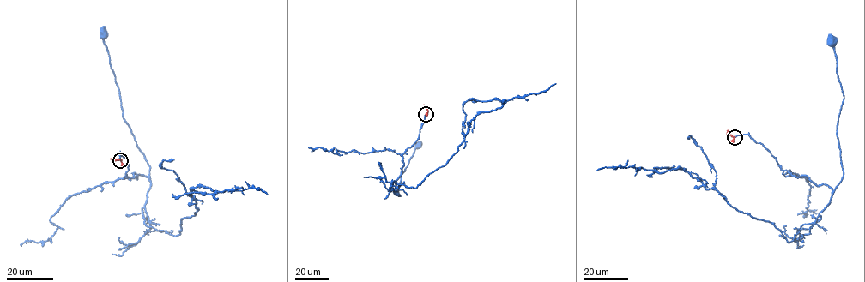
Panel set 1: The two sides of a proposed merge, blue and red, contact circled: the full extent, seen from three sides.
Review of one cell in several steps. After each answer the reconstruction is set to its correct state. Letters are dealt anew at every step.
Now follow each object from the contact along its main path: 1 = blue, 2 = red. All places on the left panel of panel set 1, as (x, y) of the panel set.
1: (120, 159), (121, 152), (129, 161), (125, 177), (148, 175), (148, 164), (124, 118), (103, 32)
2: (120, 160), (110, 158)

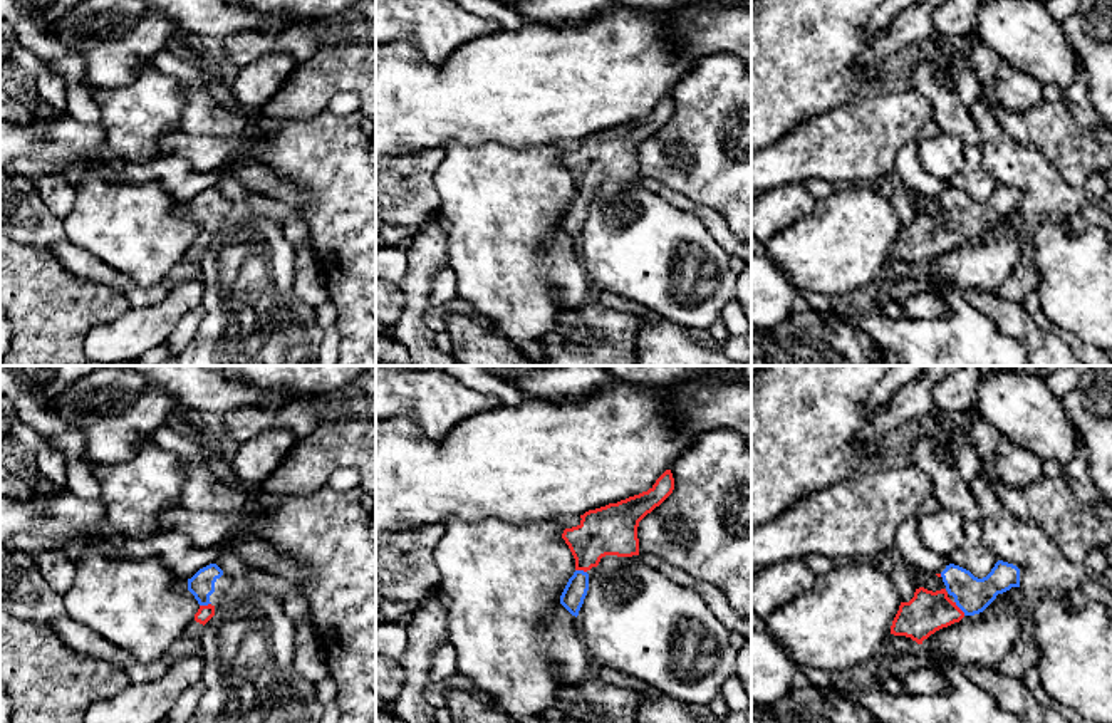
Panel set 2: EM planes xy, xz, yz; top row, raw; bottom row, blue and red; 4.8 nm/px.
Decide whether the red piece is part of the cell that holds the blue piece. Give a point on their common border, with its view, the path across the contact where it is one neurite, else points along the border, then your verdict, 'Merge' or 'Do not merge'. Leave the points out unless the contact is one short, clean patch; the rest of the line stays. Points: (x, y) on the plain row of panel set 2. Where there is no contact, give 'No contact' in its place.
Touches blue at yz (958, 230). Path across: yz (971, 218), (958, 230), (926, 237). Merge

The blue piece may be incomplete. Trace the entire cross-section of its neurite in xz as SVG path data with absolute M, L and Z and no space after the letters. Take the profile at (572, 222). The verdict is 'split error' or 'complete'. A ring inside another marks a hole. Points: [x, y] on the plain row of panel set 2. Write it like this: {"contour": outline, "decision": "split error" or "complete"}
{"contour": "M666 94L647 116L589 134L580 139L582 144L577 151L564 154L562 163L575 183L575 196L560 220L560 228L572 240L579 240L587 220L587 196L597 191L605 179L639 179L639 146L659 131L673 114L674 102L671 94Z", "decision": "split error"}

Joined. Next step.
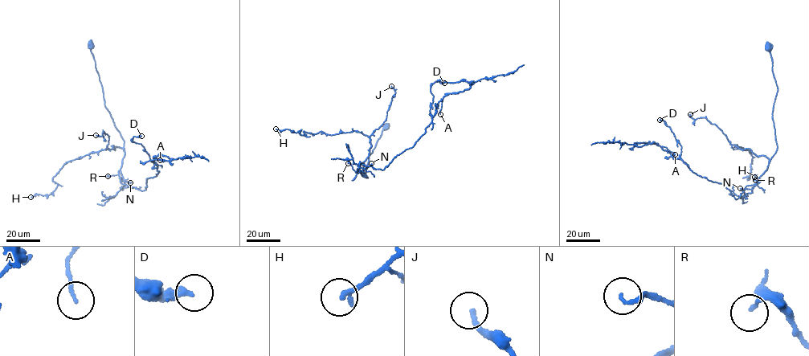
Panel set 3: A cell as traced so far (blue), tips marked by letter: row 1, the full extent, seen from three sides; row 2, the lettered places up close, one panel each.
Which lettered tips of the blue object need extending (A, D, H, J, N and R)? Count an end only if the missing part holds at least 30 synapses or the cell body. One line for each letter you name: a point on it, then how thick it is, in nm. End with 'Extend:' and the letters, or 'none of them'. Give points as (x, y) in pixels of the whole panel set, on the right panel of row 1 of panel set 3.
Extend: none of them

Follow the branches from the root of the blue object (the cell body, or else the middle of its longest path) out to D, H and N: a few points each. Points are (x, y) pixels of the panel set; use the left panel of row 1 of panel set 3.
D: (90, 44), (104, 106), (124, 141), (120, 182), (143, 190), (159, 172), (132, 141), (141, 136)
H: (90, 44), (104, 106), (123, 147), (114, 150), (113, 145), (67, 161), (52, 178), (55, 190), (30, 197)
N: (90, 44), (104, 106), (124, 141), (121, 173), (124, 182), (130, 182)

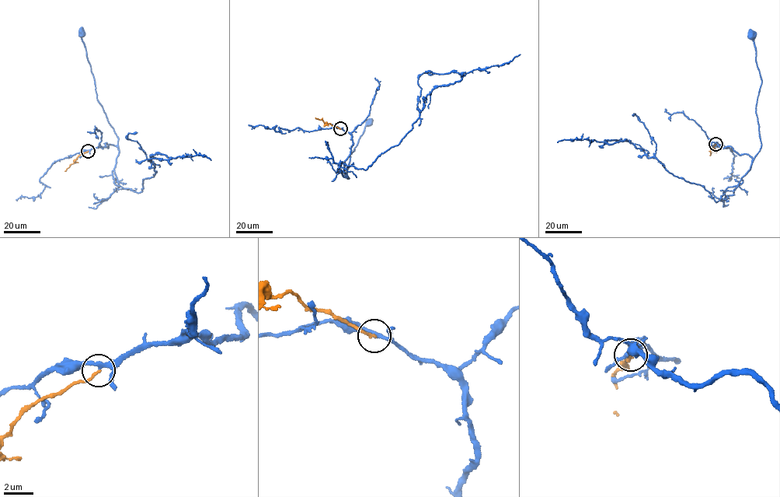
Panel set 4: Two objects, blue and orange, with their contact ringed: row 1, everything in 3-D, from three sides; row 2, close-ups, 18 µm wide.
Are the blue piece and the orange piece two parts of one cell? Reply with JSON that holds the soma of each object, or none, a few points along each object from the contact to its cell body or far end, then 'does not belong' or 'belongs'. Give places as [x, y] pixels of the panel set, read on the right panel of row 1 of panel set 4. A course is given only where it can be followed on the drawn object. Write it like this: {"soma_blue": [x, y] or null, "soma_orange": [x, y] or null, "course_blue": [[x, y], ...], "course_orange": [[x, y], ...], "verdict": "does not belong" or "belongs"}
{"soma_blue": [752, 35], "soma_orange": null, "course_blue": [[715, 144], [731, 147], [740, 155], [749, 154], [753, 159], [760, 148], [755, 109], [761, 81], [752, 34]], "course_orange": [[715, 144], [709, 155]], "verdict": "does not belong"}

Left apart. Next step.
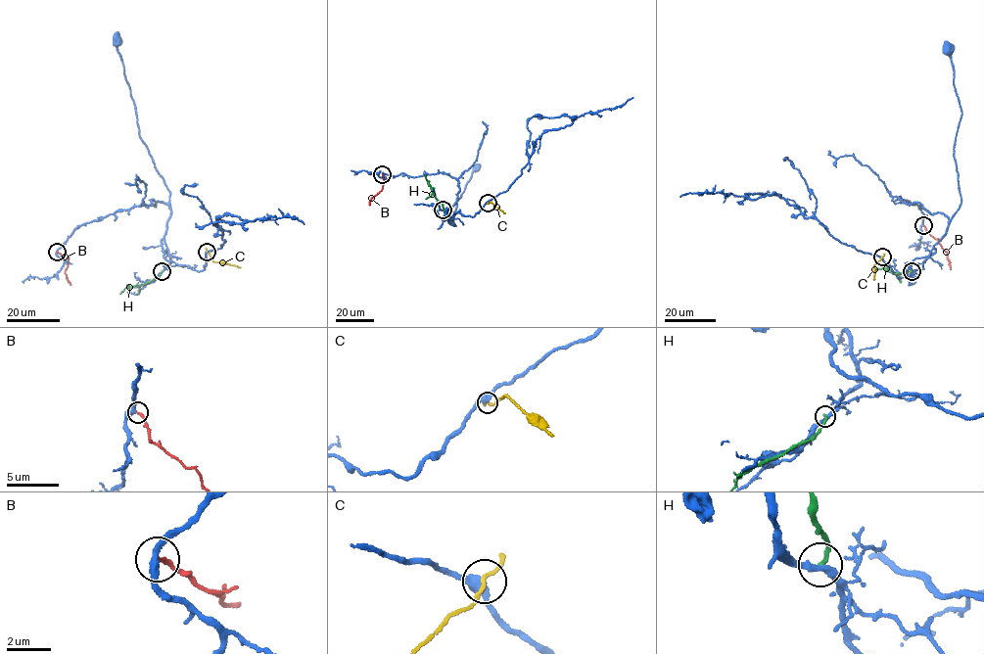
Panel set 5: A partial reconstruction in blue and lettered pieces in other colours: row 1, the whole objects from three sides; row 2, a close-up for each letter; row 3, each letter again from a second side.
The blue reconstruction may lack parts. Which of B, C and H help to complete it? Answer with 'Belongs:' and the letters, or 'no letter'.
Belongs: B

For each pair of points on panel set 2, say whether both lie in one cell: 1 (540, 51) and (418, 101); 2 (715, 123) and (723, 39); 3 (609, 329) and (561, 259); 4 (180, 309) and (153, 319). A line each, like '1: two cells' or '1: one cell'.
1: one cell
2: two cells
3: two cells
4: one cell

